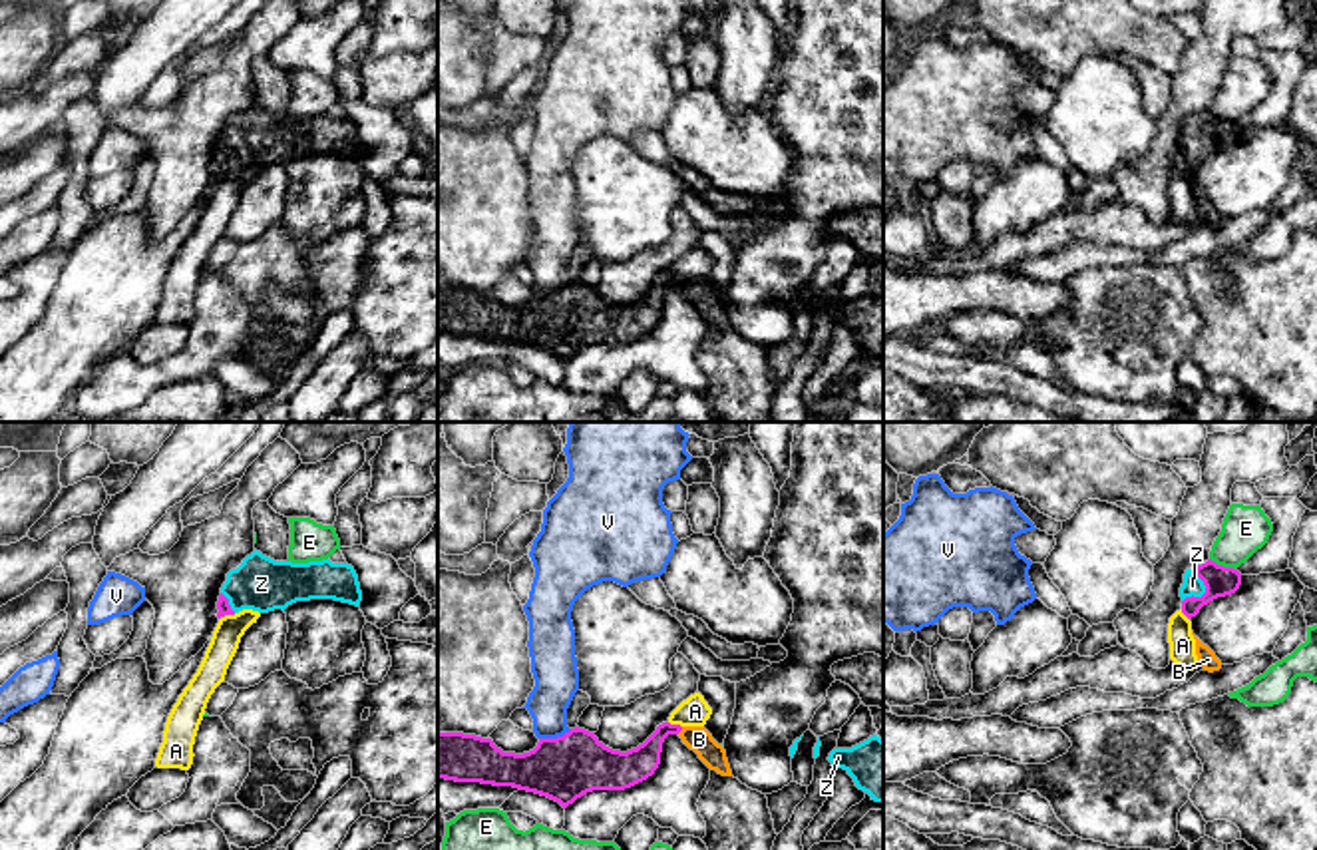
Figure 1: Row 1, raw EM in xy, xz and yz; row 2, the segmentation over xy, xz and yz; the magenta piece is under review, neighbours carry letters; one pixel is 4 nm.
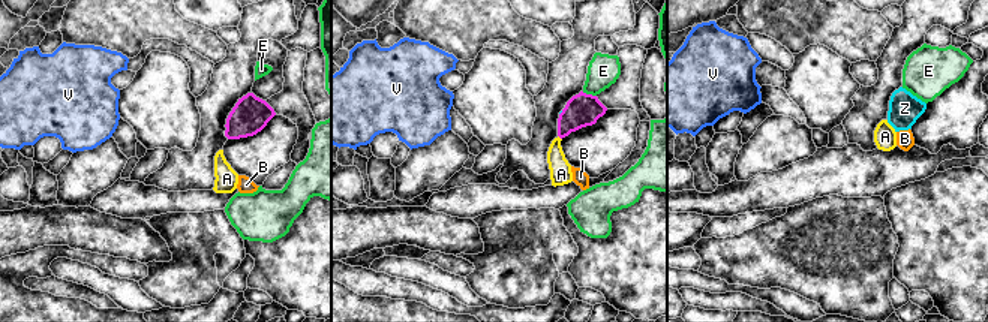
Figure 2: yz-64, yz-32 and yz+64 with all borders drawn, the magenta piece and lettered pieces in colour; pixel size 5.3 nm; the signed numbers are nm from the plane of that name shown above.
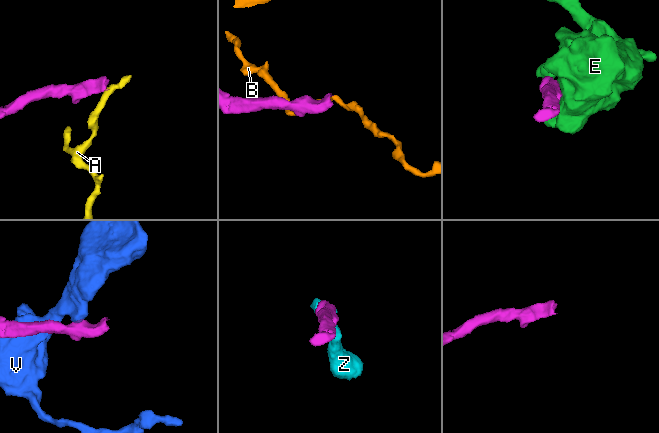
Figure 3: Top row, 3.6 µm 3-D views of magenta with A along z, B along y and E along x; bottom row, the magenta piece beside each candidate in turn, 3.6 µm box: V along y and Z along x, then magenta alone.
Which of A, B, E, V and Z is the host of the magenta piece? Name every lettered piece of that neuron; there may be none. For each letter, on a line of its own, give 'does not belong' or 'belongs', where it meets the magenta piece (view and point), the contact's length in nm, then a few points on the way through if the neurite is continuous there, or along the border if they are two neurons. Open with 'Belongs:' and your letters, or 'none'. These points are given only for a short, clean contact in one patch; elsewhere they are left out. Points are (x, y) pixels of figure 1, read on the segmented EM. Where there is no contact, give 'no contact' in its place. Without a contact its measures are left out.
Belongs: Z
A: does not belong; meets magenta in xy at (227, 614); contact 80 nm long; border along xy (235, 614), (225, 614), (219, 620)
B: does not belong; meets magenta in xz at (679, 731); contact 40 nm long; border along xz (683, 727), (677, 733)
E: does not belong; meets magenta in yz at (1222, 566); contact 120 nm long
V: does not belong; meets magenta in xz at (558, 737); contact 140 nm long
Z: belongs; meets magenta in yz at (1206, 592); contact 160 nm long; runs through yz (1218, 580), (1206, 592), (1192, 586)

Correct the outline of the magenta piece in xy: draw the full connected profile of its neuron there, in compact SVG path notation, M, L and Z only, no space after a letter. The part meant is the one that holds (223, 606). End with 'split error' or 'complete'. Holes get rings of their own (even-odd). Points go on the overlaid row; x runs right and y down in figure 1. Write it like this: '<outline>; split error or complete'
M255 549L237 569L227 573L217 601L217 617L235 615L243 609L284 611L296 601L310 599L334 599L358 607L362 591L354 567L330 559L275 561Z; split error

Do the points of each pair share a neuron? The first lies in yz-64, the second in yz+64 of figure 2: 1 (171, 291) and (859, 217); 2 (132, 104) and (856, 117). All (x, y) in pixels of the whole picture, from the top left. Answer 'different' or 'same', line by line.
1: same
2: different

